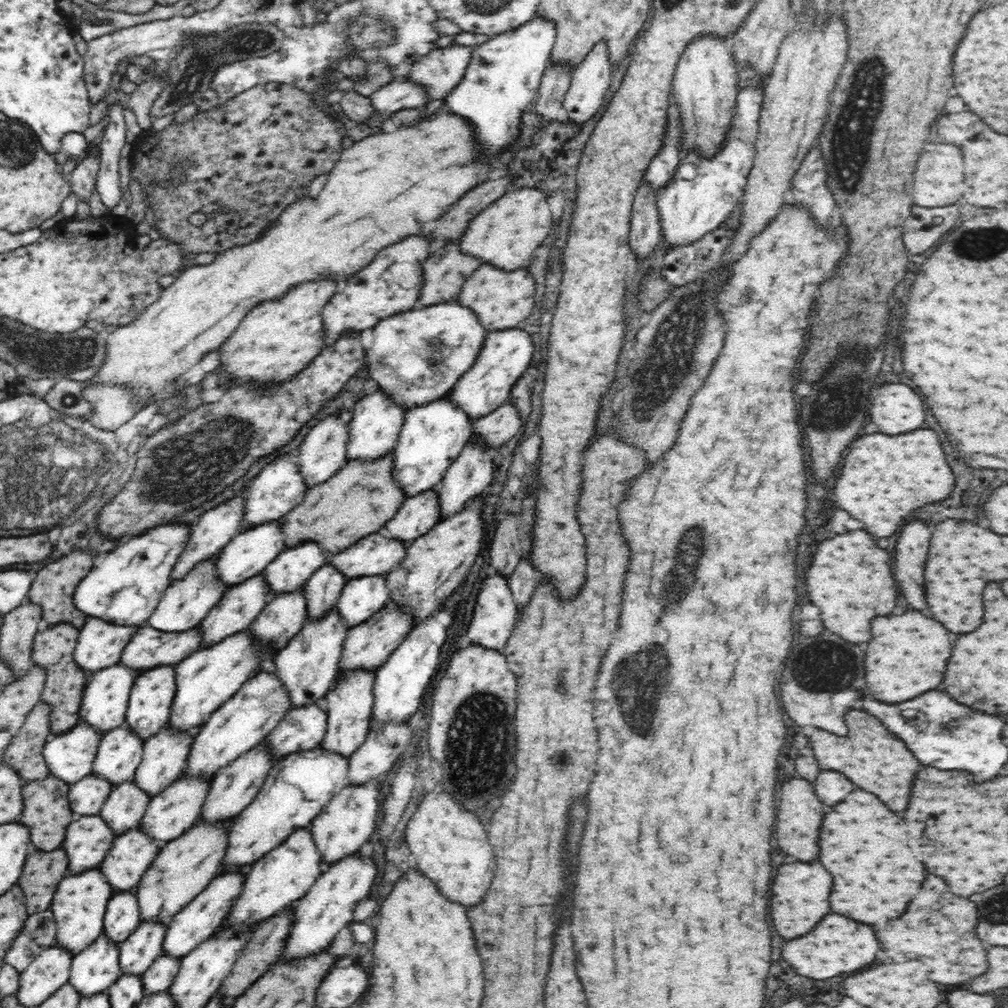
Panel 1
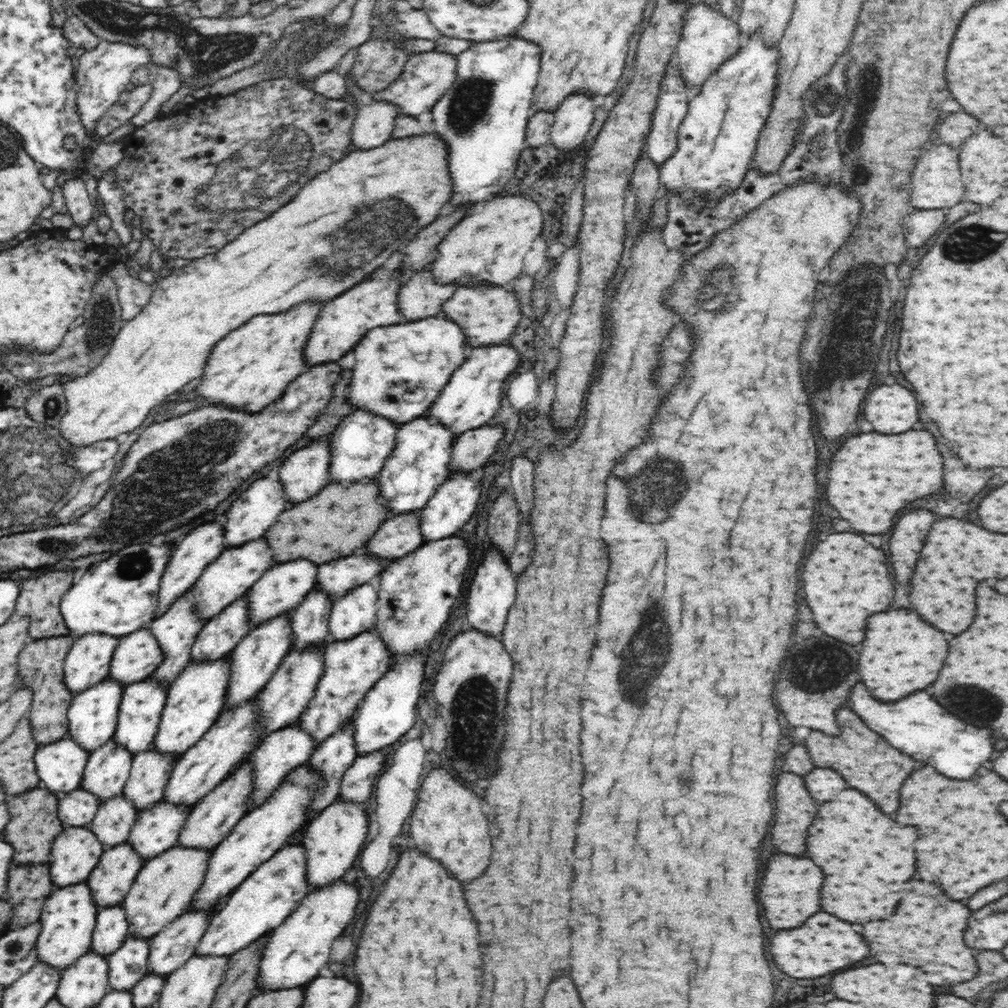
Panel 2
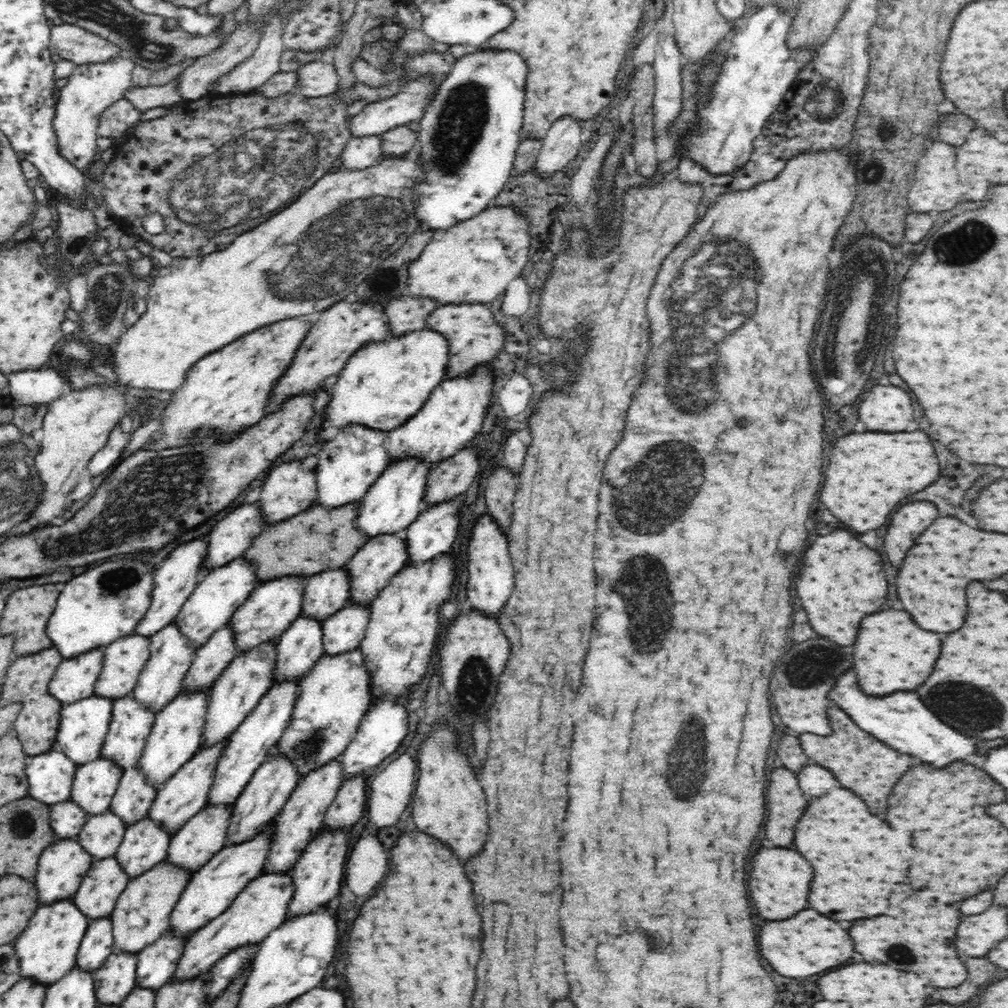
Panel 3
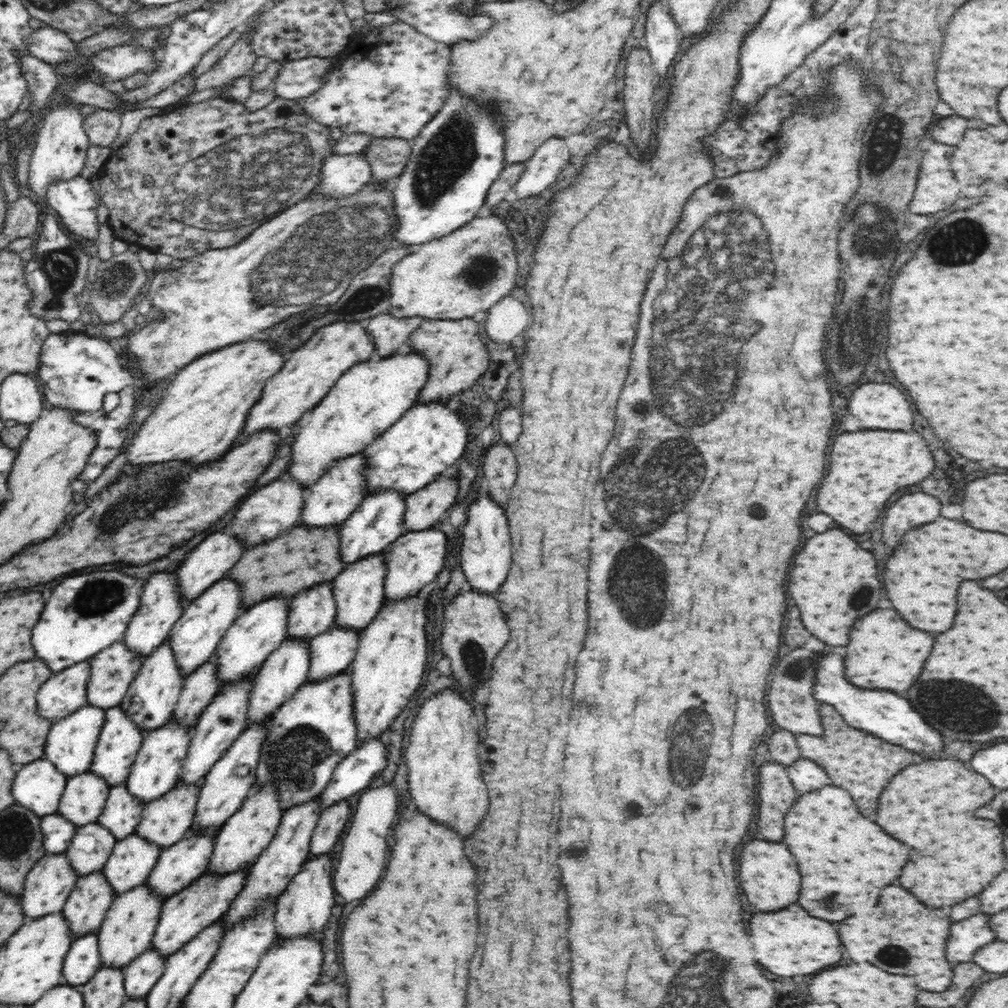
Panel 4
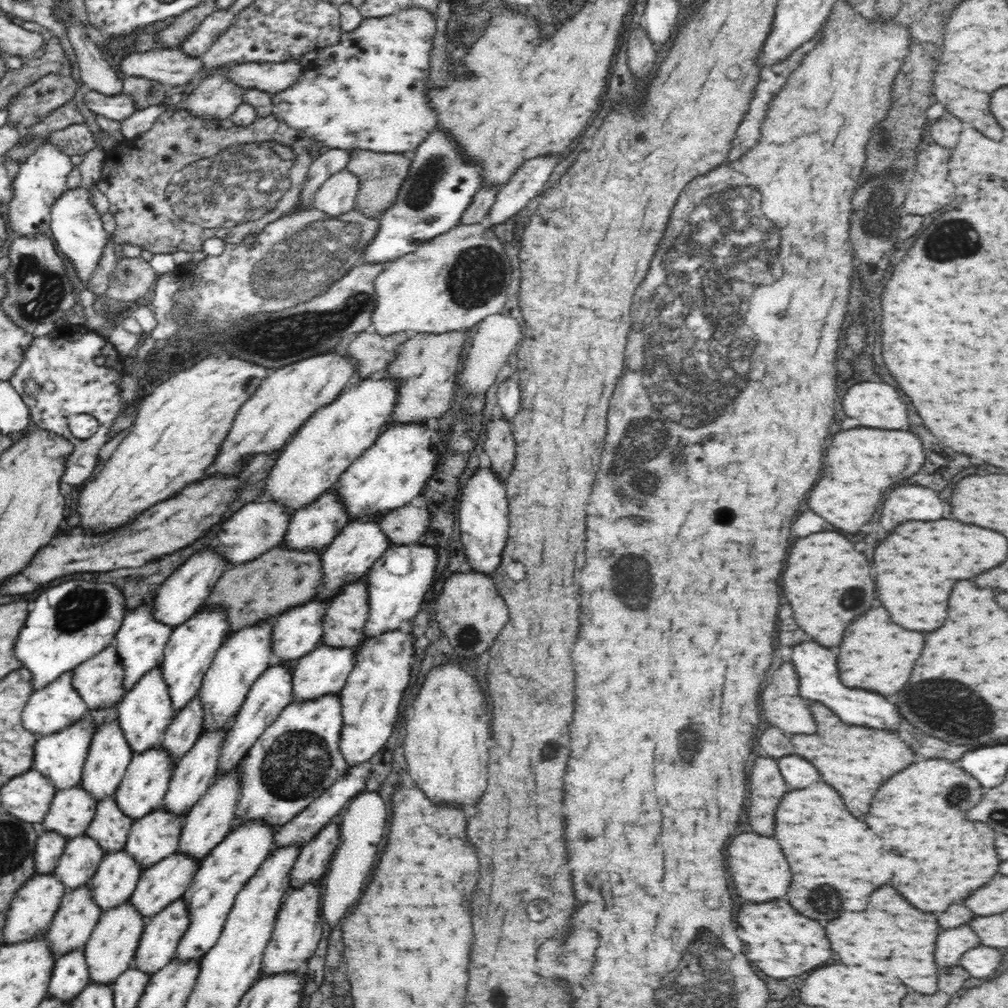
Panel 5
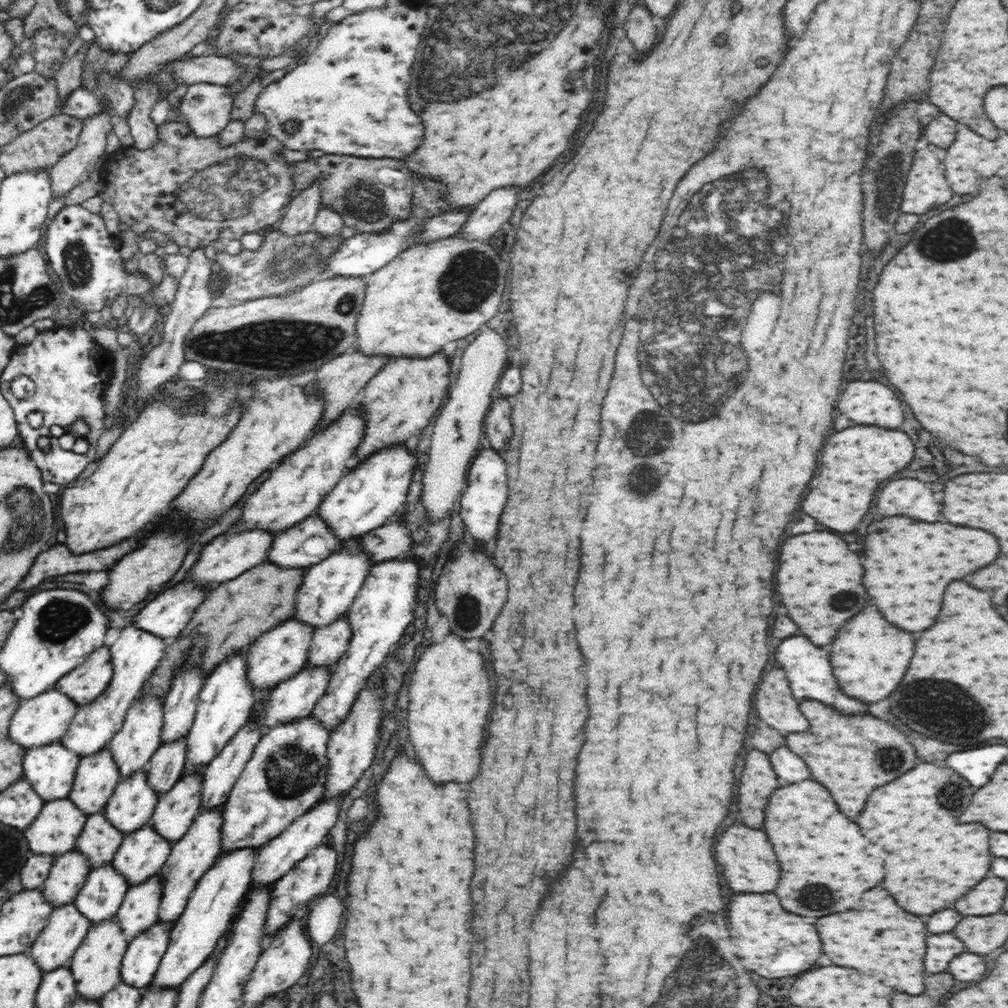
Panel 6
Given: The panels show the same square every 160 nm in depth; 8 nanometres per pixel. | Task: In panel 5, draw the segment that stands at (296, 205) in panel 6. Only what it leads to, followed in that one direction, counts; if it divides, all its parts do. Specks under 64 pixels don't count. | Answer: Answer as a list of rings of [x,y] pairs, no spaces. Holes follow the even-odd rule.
[[[330,148],[324,154],[313,159],[304,186],[302,186],[298,210],[308,211],[315,208],[313,203],[316,192],[332,174],[345,168],[349,161],[349,152],[350,149],[348,148]]]

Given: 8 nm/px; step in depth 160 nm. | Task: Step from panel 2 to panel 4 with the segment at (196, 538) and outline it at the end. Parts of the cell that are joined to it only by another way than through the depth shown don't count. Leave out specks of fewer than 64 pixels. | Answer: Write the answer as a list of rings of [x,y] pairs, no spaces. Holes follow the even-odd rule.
[[[169,570],[162,572],[162,574],[154,573],[146,580],[146,586],[142,584],[138,611],[134,613],[128,623],[122,640],[123,643],[128,647],[128,650],[139,654],[139,656],[150,656],[160,644],[170,638],[169,632],[182,616],[187,604],[188,601],[185,598],[181,598],[181,594],[177,592],[175,571]]]

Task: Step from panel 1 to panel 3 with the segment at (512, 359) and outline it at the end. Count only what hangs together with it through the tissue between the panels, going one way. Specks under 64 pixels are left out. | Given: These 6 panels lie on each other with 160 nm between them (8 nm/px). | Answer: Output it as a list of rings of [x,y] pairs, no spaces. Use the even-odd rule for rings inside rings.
[[[489,363],[476,366],[468,376],[445,378],[429,399],[402,426],[387,431],[385,445],[390,462],[399,458],[420,458],[424,463],[438,464],[465,448],[480,433],[482,420],[495,399],[492,397],[494,373]]]

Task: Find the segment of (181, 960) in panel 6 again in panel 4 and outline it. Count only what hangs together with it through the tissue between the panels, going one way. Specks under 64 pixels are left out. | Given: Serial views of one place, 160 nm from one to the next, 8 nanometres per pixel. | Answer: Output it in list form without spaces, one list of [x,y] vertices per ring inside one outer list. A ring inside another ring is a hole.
[[[271,784],[254,786],[244,805],[230,816],[216,833],[207,872],[226,874],[226,872],[251,868],[257,861],[257,857],[264,852],[266,846],[274,838],[283,814],[284,811],[282,811],[282,805],[278,799],[278,790]]]

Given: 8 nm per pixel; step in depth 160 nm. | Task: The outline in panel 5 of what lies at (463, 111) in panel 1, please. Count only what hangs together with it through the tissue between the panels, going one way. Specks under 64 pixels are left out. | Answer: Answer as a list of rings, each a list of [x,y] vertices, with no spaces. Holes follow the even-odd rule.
[[[434,130],[411,155],[408,177],[395,204],[384,212],[378,232],[364,248],[361,264],[389,263],[418,250],[427,240],[448,232],[460,223],[472,196],[482,188],[482,167],[467,160],[446,134]]]

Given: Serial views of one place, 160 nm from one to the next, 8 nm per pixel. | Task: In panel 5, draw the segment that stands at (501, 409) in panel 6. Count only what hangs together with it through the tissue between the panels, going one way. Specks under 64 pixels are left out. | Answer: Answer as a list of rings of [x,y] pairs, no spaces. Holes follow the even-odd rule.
[[[496,413],[486,424],[483,449],[490,458],[492,471],[498,475],[498,479],[506,480],[508,472],[514,468],[514,438],[510,424],[498,416]]]

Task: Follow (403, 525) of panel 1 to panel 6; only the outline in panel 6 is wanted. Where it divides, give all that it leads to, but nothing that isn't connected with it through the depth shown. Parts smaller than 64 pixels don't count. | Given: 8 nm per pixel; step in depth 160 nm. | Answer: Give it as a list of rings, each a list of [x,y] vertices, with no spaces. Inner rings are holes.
[[[349,614],[336,618],[328,626],[316,628],[308,649],[308,667],[333,667],[349,647],[351,628]]]

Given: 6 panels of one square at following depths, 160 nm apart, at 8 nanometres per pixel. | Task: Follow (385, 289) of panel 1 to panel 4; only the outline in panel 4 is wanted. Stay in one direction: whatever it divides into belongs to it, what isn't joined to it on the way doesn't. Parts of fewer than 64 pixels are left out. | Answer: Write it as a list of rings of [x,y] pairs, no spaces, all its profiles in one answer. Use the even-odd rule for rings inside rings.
[[[340,321],[338,324],[320,328],[310,338],[310,342],[294,350],[284,362],[282,370],[266,382],[262,398],[248,411],[243,431],[240,433],[240,444],[256,432],[287,431],[288,426],[303,422],[304,414],[311,411],[326,396],[346,370],[350,370],[358,362],[375,357],[374,354],[375,344],[363,327],[363,322]]]

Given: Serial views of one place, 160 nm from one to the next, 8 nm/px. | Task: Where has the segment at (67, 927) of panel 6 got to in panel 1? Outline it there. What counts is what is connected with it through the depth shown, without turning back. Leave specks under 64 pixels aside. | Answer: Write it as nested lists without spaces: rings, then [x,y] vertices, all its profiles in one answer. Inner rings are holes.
[[[139,827],[117,835],[111,845],[112,848],[98,869],[114,894],[135,890],[162,846],[158,840],[144,834]]]

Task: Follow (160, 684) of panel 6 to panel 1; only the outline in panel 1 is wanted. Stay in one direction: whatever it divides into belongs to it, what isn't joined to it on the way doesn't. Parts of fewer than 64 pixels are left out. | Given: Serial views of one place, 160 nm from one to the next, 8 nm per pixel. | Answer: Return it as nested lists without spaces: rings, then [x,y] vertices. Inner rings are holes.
[[[393,453],[376,461],[348,461],[332,478],[309,487],[304,500],[288,514],[279,518],[285,540],[285,548],[298,546],[302,542],[315,542],[328,555],[335,555],[356,544],[374,532],[381,532],[385,524],[398,512],[406,498],[393,477]]]

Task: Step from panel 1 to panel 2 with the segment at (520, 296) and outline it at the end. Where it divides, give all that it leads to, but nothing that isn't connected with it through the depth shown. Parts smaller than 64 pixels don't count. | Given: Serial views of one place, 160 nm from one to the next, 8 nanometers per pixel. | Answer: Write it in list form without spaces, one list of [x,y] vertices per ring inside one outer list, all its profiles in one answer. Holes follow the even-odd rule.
[[[460,286],[453,295],[442,303],[442,316],[458,323],[465,334],[466,342],[470,348],[478,346],[498,346],[509,344],[509,338],[514,334],[522,313],[516,295],[510,287],[506,286]]]

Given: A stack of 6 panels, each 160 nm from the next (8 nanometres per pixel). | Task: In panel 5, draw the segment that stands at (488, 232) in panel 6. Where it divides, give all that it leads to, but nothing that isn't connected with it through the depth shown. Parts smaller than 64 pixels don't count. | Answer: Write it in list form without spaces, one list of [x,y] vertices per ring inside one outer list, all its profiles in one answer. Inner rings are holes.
[[[534,158],[522,164],[518,172],[498,189],[498,196],[490,207],[485,225],[494,227],[496,224],[506,222],[518,210],[522,210],[544,186],[548,176],[552,174],[558,158]]]

